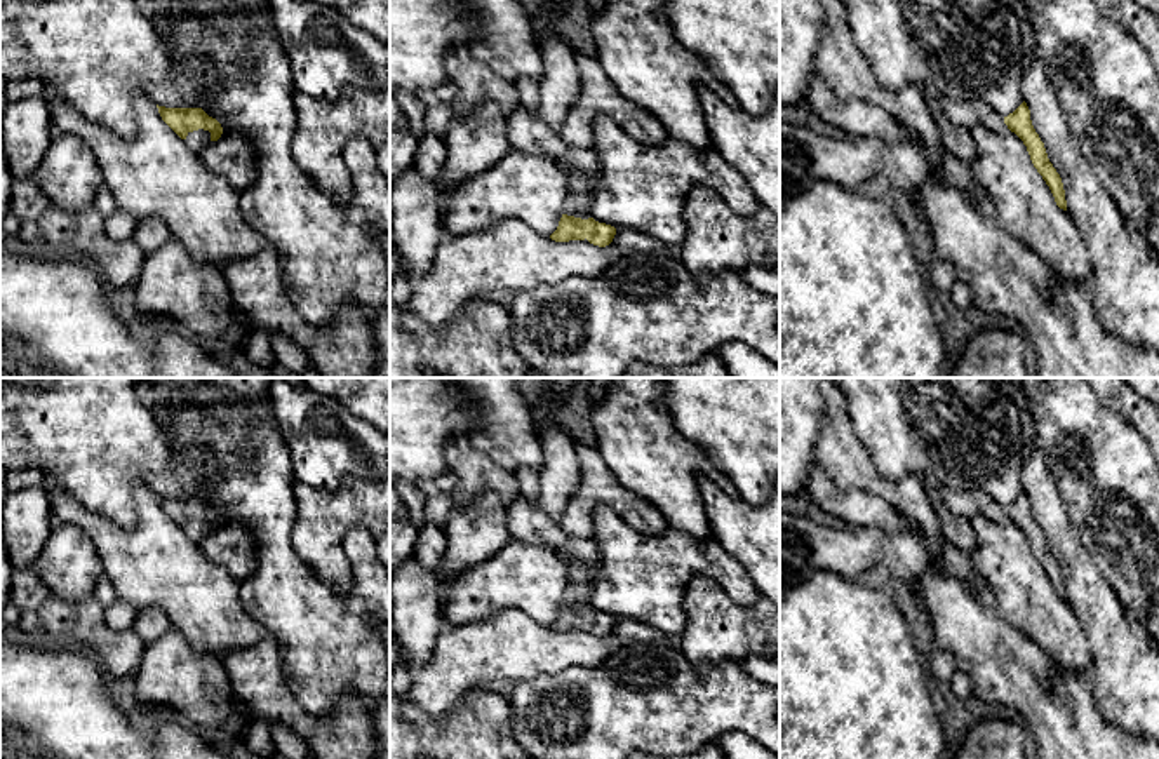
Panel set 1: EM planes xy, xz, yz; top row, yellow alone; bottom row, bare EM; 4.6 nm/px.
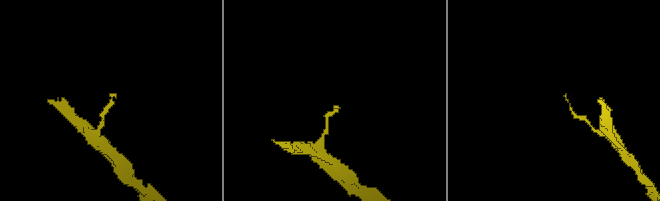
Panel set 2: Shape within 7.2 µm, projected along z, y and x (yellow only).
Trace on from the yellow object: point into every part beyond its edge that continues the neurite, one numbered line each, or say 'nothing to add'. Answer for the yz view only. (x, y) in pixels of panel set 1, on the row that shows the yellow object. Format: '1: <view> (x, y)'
1: yz (966, 112)

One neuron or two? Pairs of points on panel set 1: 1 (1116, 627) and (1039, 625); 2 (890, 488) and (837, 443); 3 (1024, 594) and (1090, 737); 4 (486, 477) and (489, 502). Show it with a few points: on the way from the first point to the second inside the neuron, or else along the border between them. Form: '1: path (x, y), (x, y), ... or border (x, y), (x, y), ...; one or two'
1: border (1065, 601), (1088, 643), (1092, 667); two
2: path (877, 483), (850, 455); one
3: border (1036, 644), (1057, 681), (1065, 674), (1085, 679); two
4: border (507, 507), (493, 491), (481, 491), (455, 509); two

